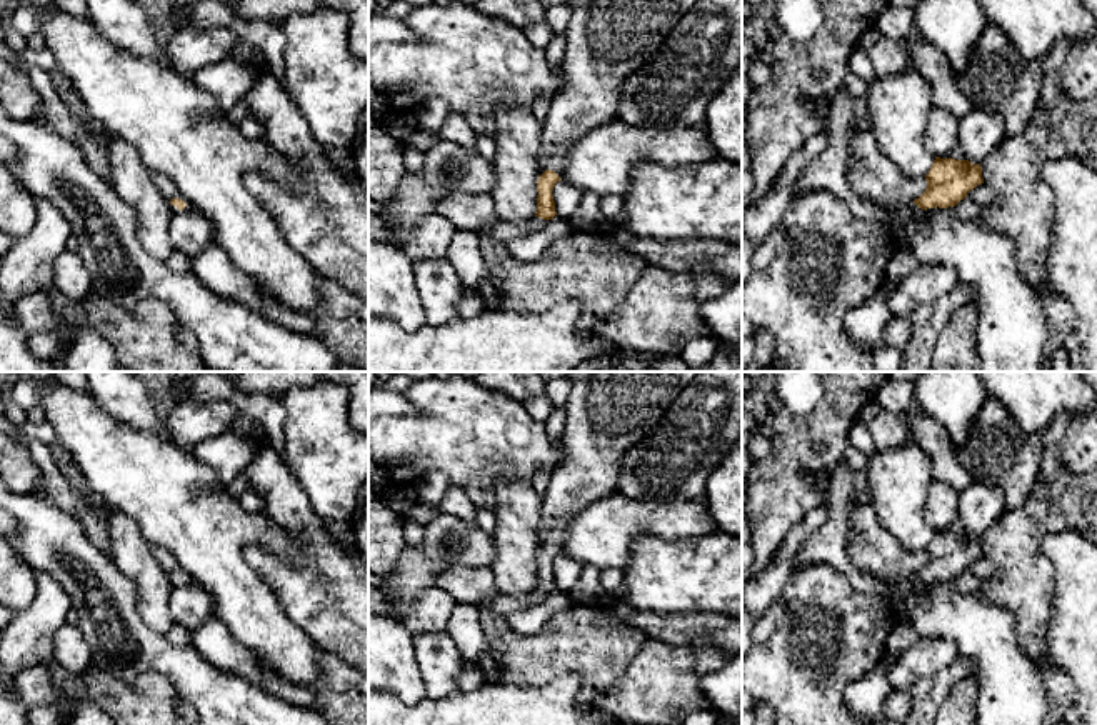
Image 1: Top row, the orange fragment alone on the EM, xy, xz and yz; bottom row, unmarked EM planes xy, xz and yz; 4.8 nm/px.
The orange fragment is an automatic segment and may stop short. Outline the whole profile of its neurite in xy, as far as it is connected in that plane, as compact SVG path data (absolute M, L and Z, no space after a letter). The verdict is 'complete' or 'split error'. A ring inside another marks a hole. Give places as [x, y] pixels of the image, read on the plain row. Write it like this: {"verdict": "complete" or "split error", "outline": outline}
{"verdict": "split error", "outline": "M153 543L152 555L157 558L173 587L187 585L193 580L190 573L177 563L172 552L165 547Z"}

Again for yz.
{"verdict": "split error", "outline": "M869 502L850 512L845 550L860 572L877 580L922 583L955 580L984 557L980 537L940 530L925 550L910 553L880 525Z"}

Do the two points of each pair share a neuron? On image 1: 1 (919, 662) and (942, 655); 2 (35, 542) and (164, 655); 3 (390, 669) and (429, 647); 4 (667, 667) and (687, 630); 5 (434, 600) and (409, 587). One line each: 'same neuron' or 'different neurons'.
1: same neuron
2: same neuron
3: different neurons
4: different neurons
5: different neurons

